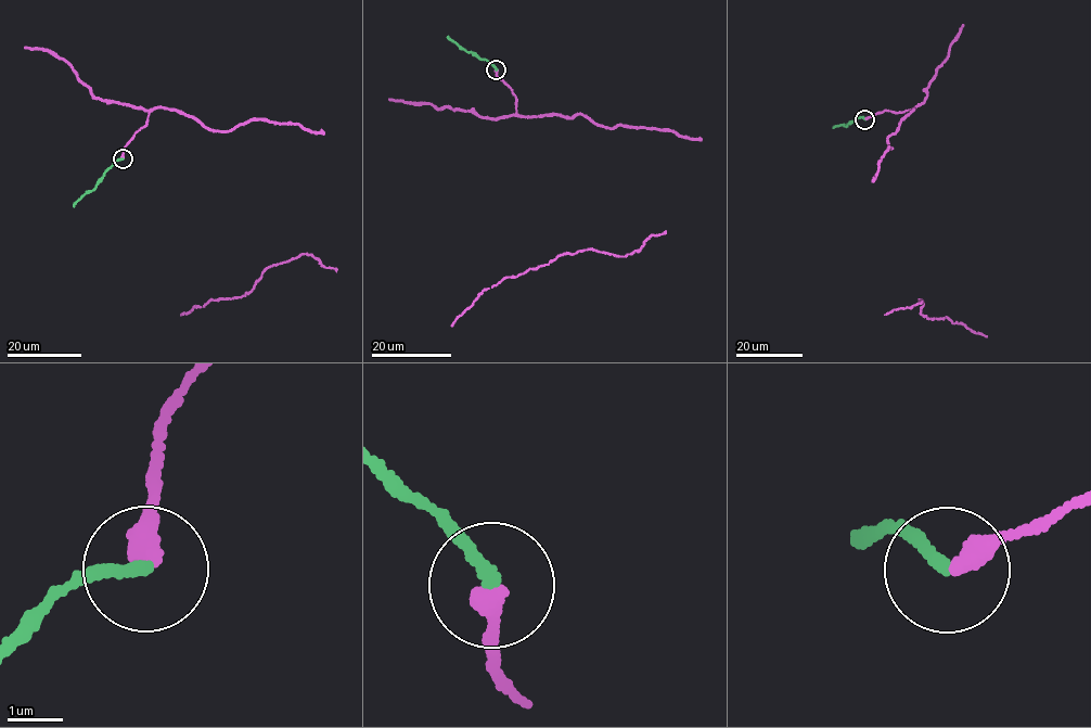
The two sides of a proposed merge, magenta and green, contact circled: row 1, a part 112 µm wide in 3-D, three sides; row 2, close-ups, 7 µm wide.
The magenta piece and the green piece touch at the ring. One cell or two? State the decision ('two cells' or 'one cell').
one cell

